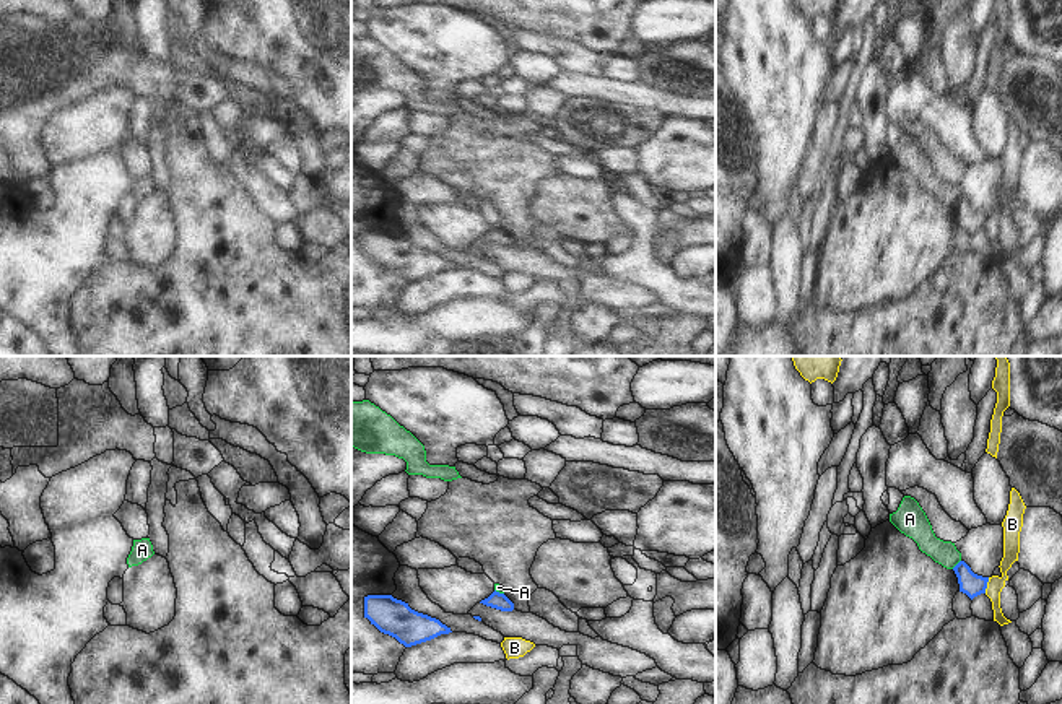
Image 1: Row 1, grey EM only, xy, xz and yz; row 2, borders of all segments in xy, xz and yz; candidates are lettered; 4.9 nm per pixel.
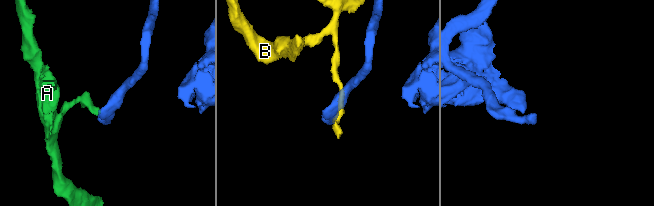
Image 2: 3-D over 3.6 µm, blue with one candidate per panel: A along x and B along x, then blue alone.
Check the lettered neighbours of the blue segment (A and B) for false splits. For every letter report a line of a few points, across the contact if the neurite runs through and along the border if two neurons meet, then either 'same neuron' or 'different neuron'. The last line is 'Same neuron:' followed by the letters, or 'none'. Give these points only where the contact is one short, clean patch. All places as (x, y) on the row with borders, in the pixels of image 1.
A: line yz (960, 560), (952, 568); different neuron
B: line yz (989, 577), (984, 592); different neuron
Same neuron: none

